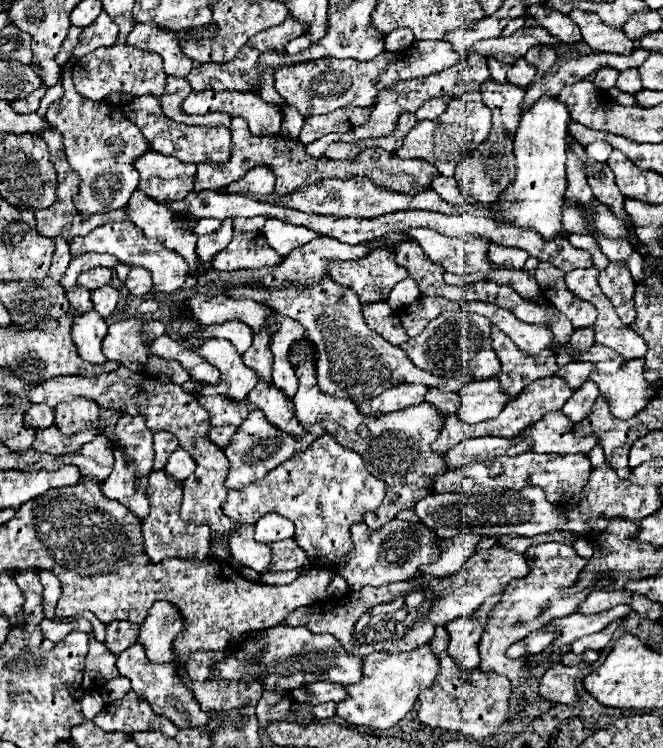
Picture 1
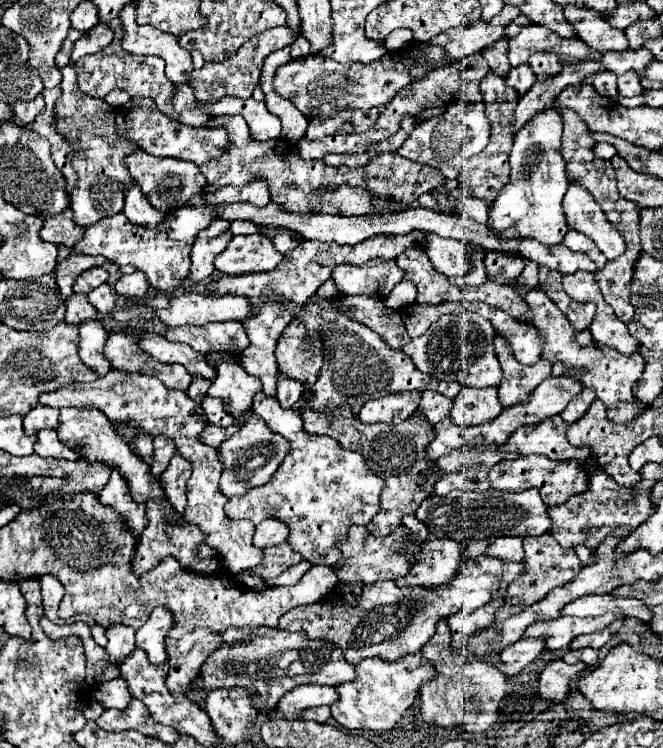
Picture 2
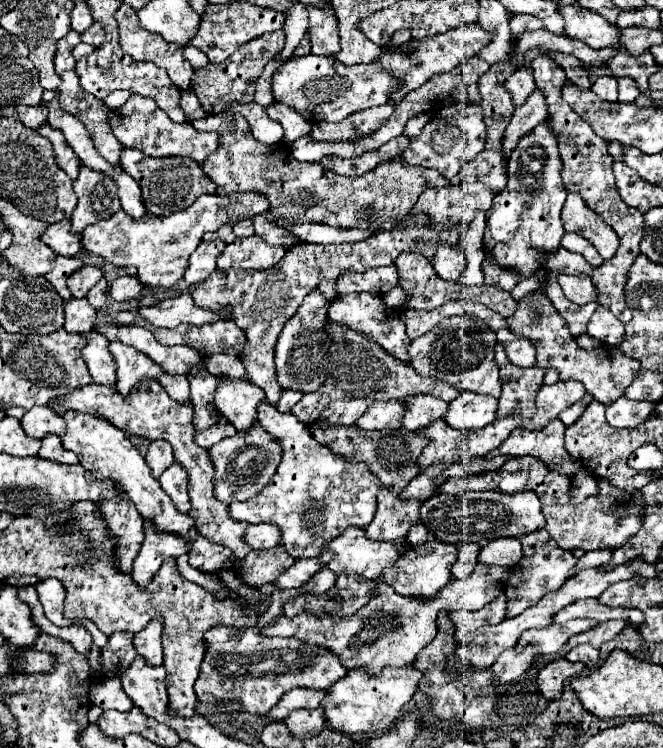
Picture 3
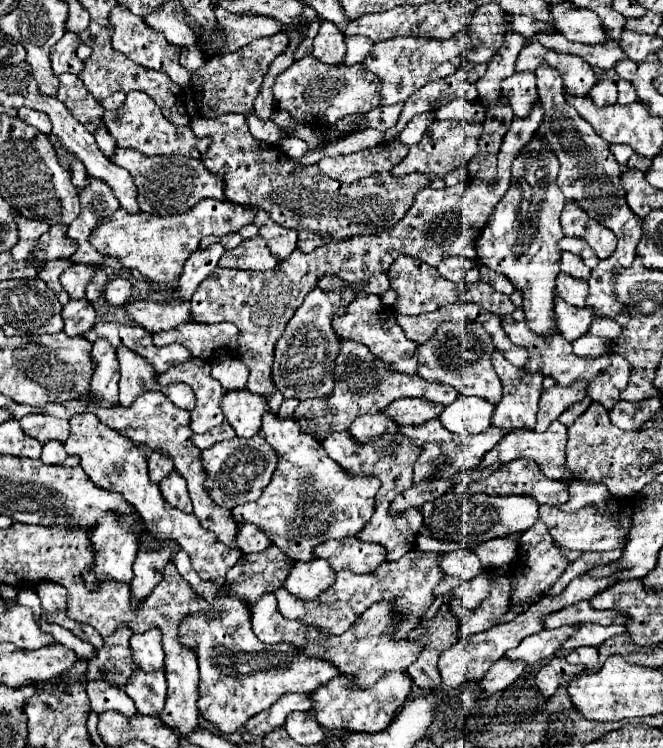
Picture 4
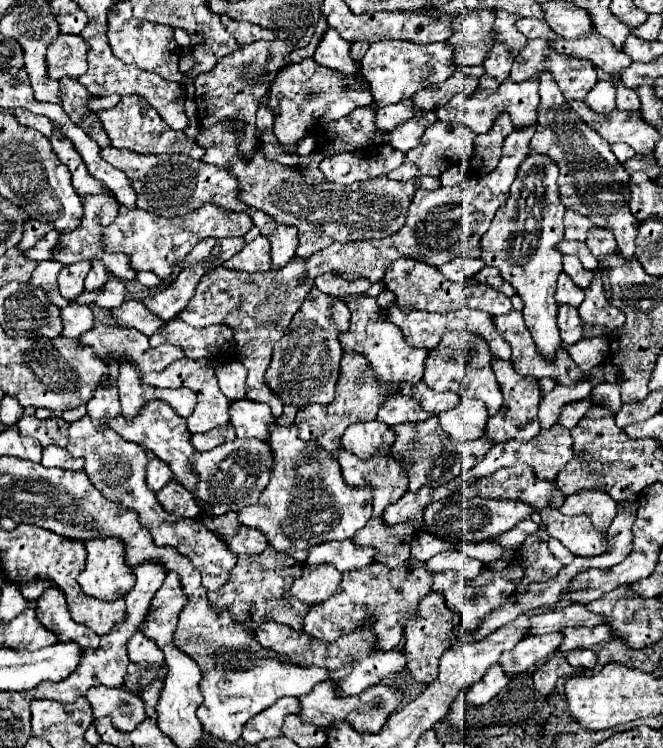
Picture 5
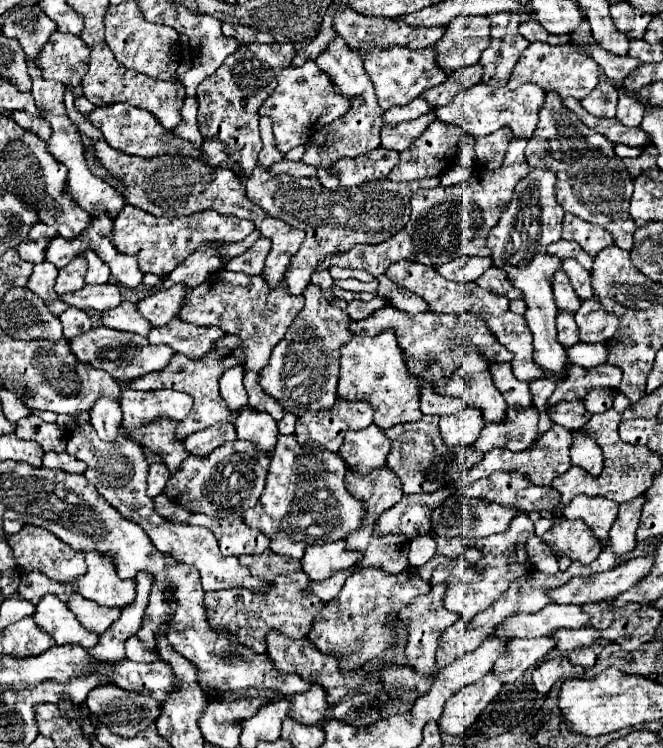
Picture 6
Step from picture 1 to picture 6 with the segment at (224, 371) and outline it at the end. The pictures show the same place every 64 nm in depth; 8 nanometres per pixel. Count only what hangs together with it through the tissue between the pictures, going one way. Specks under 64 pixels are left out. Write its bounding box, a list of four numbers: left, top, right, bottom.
[236,408,278,454]

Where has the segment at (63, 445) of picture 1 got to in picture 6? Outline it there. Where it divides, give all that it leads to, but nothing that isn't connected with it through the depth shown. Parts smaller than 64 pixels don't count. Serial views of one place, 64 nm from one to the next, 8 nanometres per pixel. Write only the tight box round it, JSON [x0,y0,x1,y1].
[44,452,86,474]

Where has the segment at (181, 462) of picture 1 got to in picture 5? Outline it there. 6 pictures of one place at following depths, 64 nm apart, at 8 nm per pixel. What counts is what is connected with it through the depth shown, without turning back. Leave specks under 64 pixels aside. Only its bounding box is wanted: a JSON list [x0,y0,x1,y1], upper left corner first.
[156,480,200,518]

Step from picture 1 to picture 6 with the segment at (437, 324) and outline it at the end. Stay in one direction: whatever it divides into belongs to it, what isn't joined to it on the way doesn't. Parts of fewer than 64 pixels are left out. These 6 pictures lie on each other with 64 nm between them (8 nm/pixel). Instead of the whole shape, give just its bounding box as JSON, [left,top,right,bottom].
[440,352,506,422]

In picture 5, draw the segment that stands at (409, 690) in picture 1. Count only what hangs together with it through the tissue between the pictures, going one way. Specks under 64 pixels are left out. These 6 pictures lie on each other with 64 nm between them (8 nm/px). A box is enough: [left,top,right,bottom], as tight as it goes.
[298,680,402,732]

